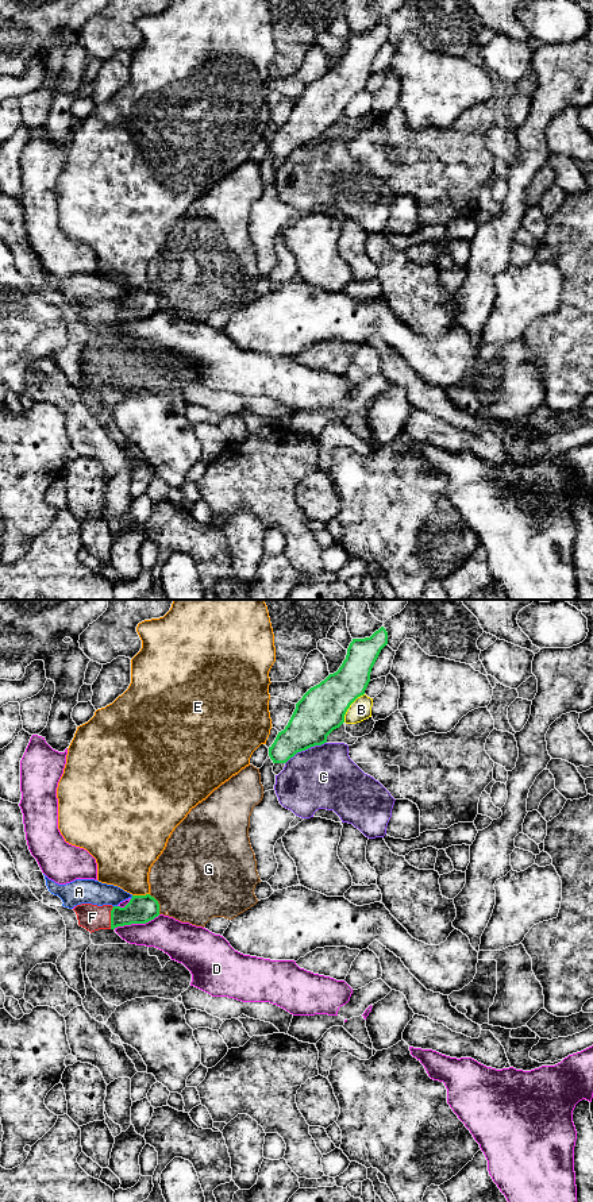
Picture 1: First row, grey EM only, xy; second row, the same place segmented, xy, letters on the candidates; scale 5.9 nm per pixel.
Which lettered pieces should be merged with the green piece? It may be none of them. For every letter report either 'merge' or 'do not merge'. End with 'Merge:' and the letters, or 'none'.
A: do not merge
B: do not merge
C: do not merge
D: do not merge
E: do not merge
F: merge
G: do not merge
Merge: F

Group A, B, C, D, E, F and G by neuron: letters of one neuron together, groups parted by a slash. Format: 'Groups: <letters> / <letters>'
Groups: A G / B / C / D / E / F

